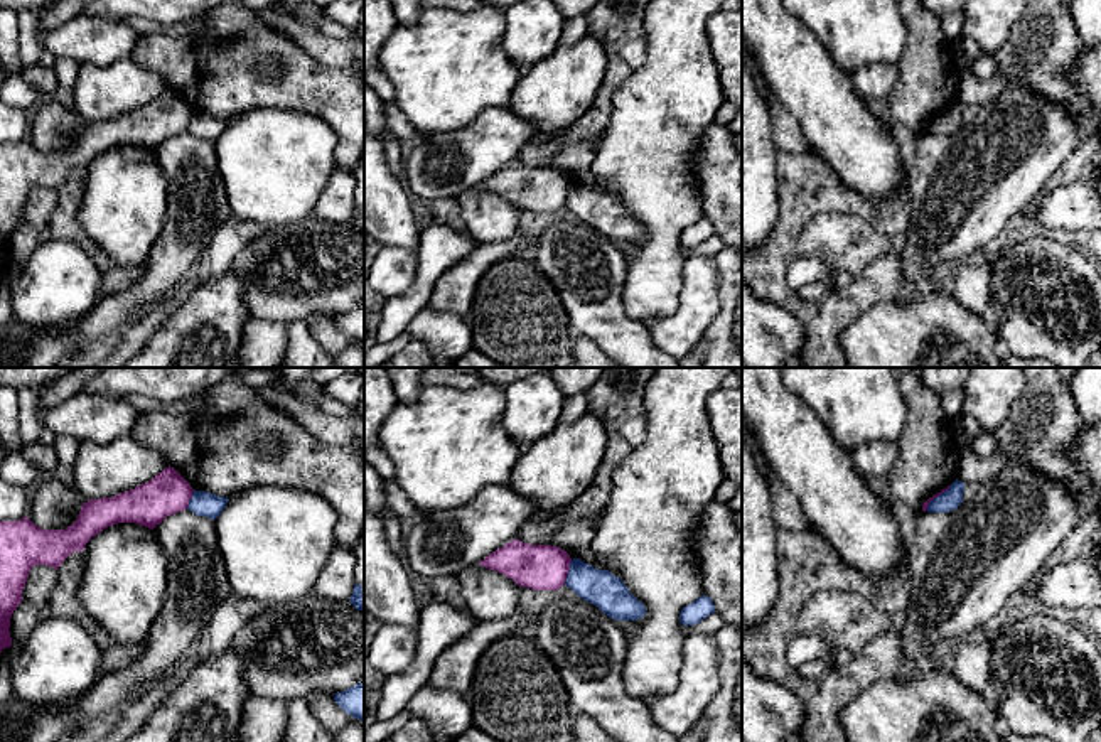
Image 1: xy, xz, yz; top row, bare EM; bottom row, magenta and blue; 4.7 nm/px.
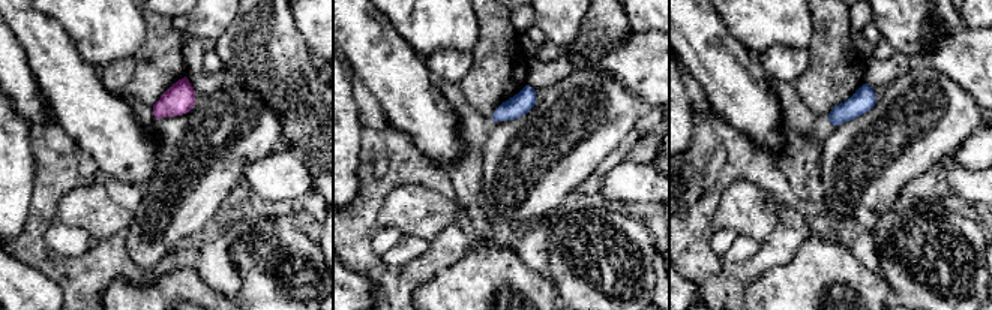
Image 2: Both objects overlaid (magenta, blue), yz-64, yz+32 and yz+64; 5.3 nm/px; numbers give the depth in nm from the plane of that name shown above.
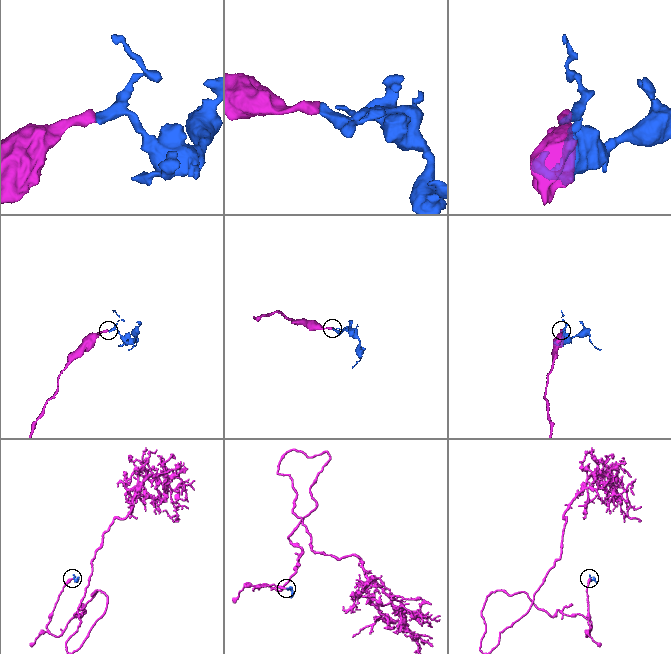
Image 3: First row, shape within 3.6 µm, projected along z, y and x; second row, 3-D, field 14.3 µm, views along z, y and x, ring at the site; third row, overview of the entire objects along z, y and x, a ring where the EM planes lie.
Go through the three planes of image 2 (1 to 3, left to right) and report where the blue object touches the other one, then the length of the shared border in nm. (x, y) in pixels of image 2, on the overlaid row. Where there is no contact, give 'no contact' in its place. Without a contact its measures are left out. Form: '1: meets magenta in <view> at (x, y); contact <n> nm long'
1: no contact
2: no contact
3: no contact

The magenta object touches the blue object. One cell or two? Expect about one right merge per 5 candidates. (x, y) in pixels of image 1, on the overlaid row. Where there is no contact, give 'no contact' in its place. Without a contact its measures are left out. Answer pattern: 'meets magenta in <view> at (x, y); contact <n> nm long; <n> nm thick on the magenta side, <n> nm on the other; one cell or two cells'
meets magenta in xz at (567, 572); contact 130 nm long; 220 nm thick on the magenta side, 170 nm on the other; two cells

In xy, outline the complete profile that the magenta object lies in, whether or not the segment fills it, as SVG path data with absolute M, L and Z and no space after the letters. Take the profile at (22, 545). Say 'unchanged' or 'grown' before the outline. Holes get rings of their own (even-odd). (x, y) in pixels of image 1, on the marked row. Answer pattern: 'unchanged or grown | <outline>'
unchanged | M167 467L153 479L113 497L89 499L66 530L42 530L27 516L0 521L0 653L12 646L10 617L22 602L29 572L35 565L59 568L74 551L108 526L137 523L153 530L167 516L187 509L194 489Z

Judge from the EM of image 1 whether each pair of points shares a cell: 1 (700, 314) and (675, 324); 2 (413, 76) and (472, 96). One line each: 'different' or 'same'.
1: same
2: same

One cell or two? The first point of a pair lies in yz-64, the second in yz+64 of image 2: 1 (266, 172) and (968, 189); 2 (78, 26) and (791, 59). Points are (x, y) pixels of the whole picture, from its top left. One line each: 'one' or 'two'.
1: one
2: two

